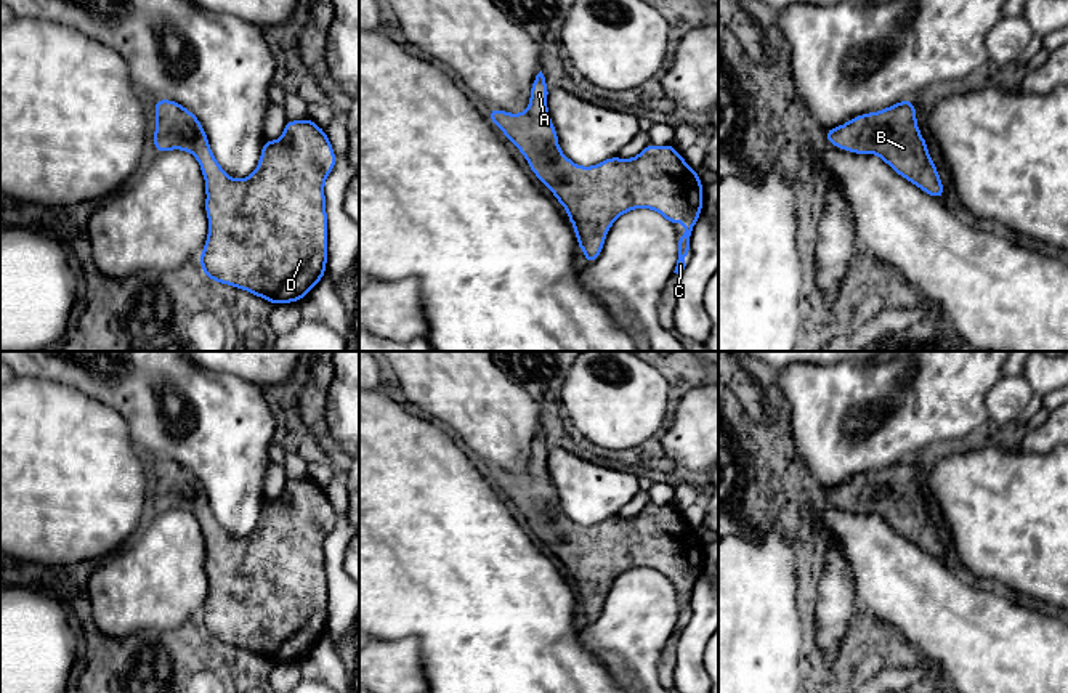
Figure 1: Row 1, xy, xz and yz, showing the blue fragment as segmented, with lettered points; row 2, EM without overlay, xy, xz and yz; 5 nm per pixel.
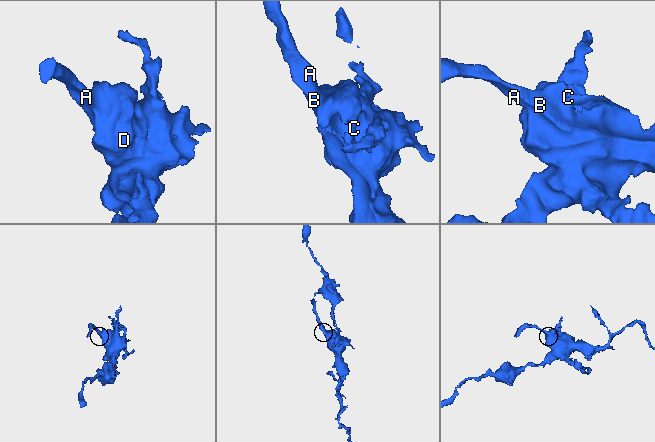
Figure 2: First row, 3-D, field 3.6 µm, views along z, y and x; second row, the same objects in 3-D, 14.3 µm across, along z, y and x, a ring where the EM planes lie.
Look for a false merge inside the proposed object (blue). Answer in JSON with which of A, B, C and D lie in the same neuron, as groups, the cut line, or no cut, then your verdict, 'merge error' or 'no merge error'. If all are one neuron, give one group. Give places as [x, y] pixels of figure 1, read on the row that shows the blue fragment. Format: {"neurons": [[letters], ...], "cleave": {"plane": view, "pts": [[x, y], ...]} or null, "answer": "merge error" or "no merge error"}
{"neurons": [["A", "B", "C", "D"]], "cleave": null, "answer": "no merge error"}

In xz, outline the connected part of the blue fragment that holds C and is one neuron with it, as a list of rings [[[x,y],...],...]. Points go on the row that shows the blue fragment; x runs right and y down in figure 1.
[[[540,71],[523,114],[497,107],[487,114],[523,152],[534,175],[566,207],[585,261],[593,263],[600,257],[606,234],[619,215],[633,209],[653,209],[672,225],[685,223],[685,236],[677,237],[678,260],[674,271],[682,274],[704,202],[698,172],[688,167],[672,143],[648,143],[629,160],[614,156],[593,167],[576,165],[558,146],[547,96],[548,87]]]

